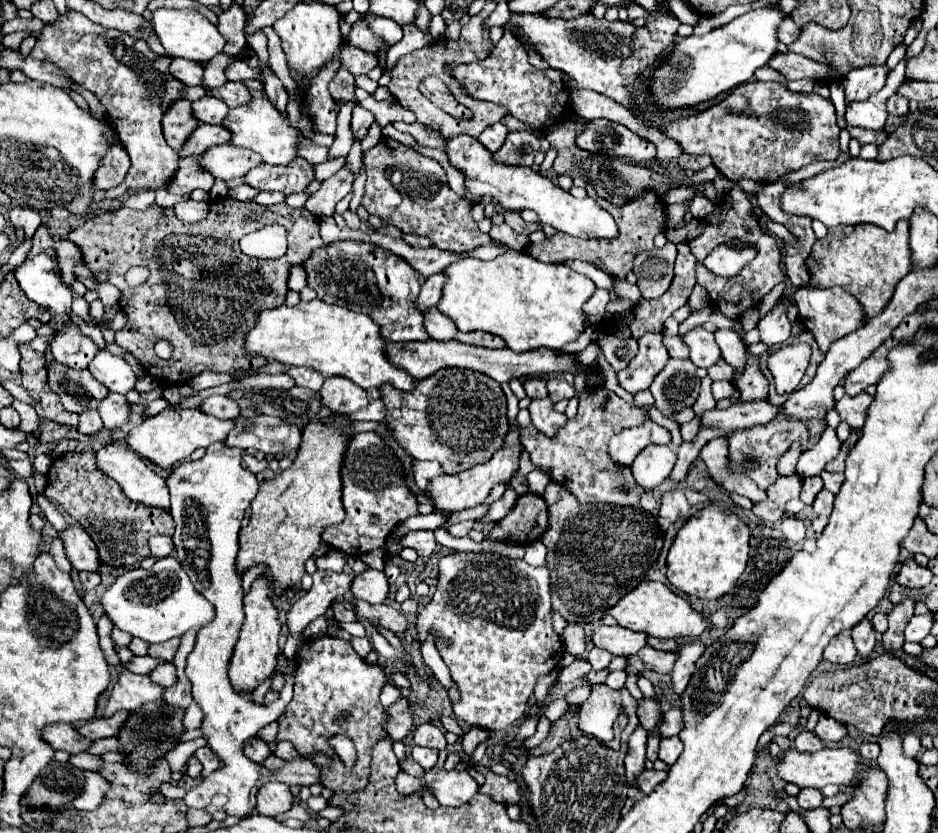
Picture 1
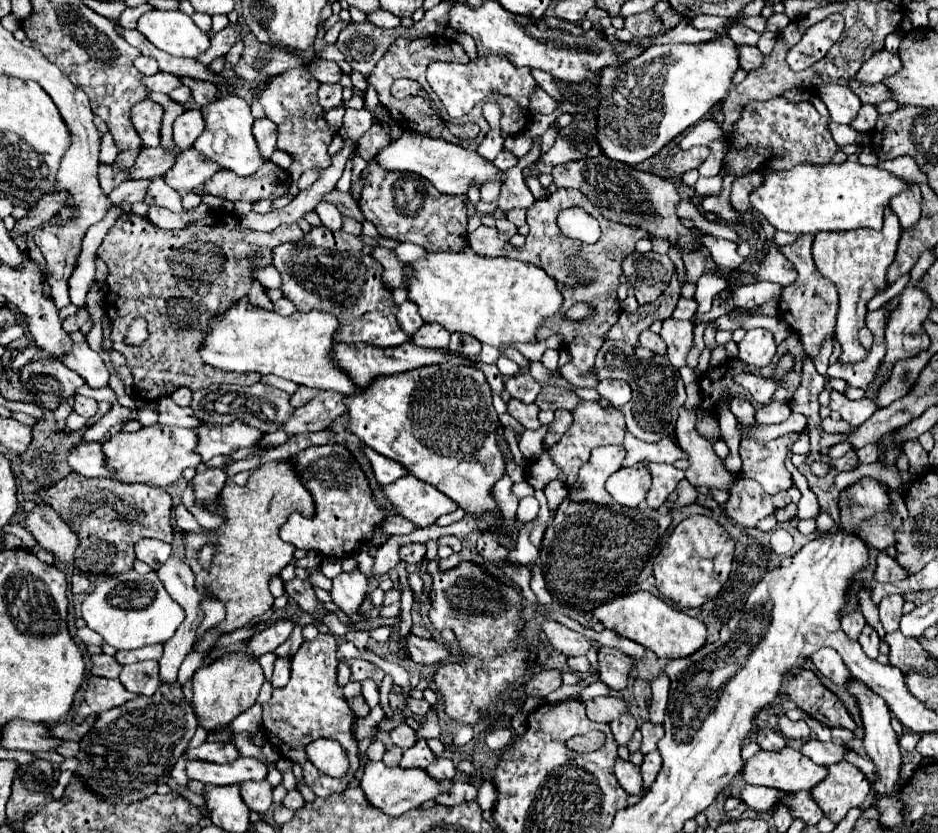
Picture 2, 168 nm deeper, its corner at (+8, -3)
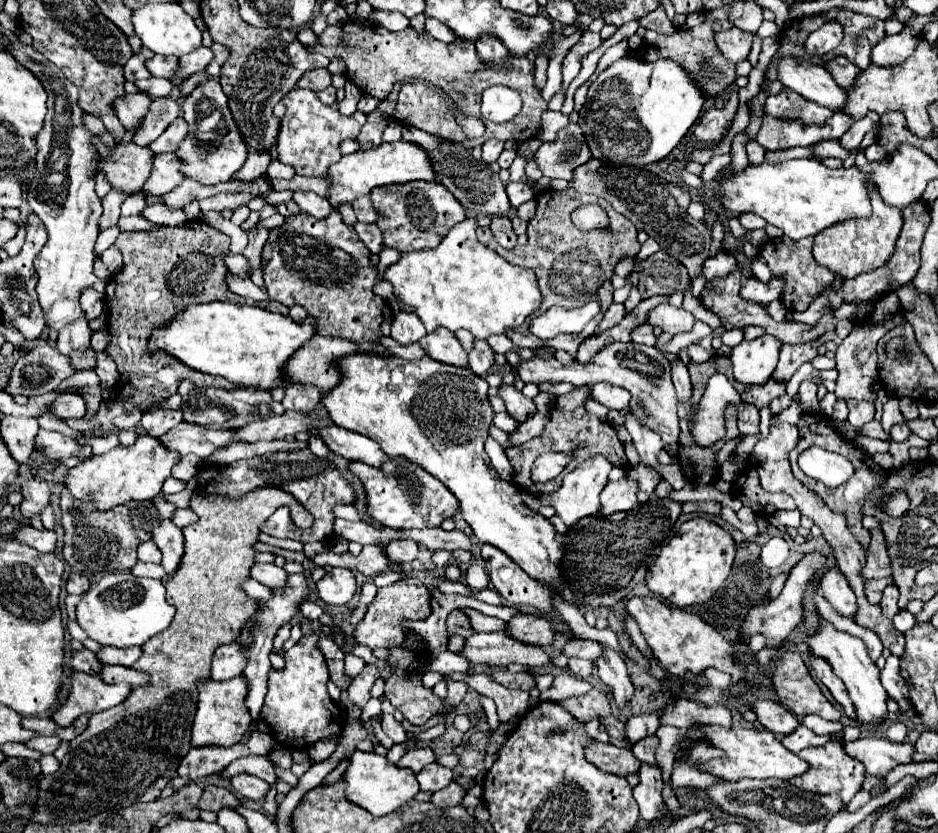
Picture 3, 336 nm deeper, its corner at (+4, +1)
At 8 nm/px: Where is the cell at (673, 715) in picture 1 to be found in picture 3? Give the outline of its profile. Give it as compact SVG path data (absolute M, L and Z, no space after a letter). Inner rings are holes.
M648 735L648 737L644 737L644 739L640 739L636 745L634 745L634 749L632 749L632 753L642 761L642 763L650 763L650 765L656 765L656 759L654 759L654 751L656 751L656 747L658 747L658 737L656 735Z

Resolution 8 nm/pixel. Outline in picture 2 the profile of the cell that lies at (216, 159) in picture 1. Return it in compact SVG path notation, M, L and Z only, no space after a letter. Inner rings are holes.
M186 149L178 153L174 167L168 169L164 181L178 193L196 193L214 171L216 165L208 165L208 161L204 161L196 149Z

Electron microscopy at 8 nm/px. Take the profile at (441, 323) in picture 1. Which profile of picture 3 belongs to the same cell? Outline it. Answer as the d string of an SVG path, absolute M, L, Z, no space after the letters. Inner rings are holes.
M436 329L436 333L428 333L420 339L420 345L436 361L450 365L468 365L468 353L462 349L456 335L448 329Z

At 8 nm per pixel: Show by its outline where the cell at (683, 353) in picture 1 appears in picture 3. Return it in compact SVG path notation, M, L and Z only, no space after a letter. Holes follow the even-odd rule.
M648 323L640 325L638 329L632 331L632 341L636 343L646 343L646 345L656 345L656 335Z

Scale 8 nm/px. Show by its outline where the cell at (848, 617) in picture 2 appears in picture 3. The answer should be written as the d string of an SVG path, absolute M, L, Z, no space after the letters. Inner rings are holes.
M838 569L828 571L820 579L820 589L822 589L822 597L834 607L838 615L854 619L854 613L858 613L856 595L852 593L846 577Z

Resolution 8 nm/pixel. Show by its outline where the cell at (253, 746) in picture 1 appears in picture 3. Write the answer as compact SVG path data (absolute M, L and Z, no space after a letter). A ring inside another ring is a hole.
M236 743L228 749L216 745L208 745L204 749L190 749L178 767L178 775L190 779L214 775L220 773L220 769L226 769L234 759L244 757L248 753L250 753L248 745L242 743Z

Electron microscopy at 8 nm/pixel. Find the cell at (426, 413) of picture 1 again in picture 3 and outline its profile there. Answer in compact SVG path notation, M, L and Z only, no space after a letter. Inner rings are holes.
M366 353L340 359L340 371L340 385L322 397L322 405L328 409L332 421L338 427L372 437L388 457L404 457L420 465L432 477L440 479L460 501L462 517L472 527L480 543L498 547L530 577L560 591L560 559L564 547L560 541L556 541L554 525L522 503L520 489L496 473L496 469L490 465L490 457L484 451L484 443L490 435L488 429L494 417L492 405L488 401L490 385L486 379L476 375L470 367L440 365L440 361L432 361L430 357L406 361L400 357L380 357Z

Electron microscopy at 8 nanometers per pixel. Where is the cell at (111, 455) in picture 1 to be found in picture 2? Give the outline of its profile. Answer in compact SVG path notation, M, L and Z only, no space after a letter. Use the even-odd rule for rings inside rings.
M80 443L68 455L68 465L74 473L84 477L108 477L108 469L104 469L104 455L100 453L100 443Z

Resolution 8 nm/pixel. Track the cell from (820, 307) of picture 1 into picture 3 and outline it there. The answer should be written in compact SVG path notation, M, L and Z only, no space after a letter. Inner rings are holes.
M778 237L778 239L768 241L760 251L774 275L786 275L786 287L782 291L782 303L788 311L806 311L808 305L826 287L832 287L834 275L826 267L822 267L814 261L812 245L814 245L814 237L806 237L800 241L792 241L790 237Z

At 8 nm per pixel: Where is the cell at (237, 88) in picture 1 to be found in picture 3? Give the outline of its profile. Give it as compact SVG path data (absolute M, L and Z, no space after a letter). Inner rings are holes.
M154 55L146 65L148 65L148 69L150 69L150 73L154 77L164 77L164 79L172 79L180 71L178 57L160 57L160 55Z

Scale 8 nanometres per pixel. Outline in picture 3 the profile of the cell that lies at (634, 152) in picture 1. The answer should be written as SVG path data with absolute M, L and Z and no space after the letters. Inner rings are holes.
M568 123L564 129L558 131L554 141L542 143L536 151L534 161L538 163L544 177L550 179L572 179L572 171L586 163L592 157L588 143L584 143L584 133L578 123Z

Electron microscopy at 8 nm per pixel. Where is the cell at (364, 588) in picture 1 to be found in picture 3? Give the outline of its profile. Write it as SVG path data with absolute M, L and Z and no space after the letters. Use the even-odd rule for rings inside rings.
M334 567L316 583L318 595L328 605L346 605L356 595L356 577L350 569Z

